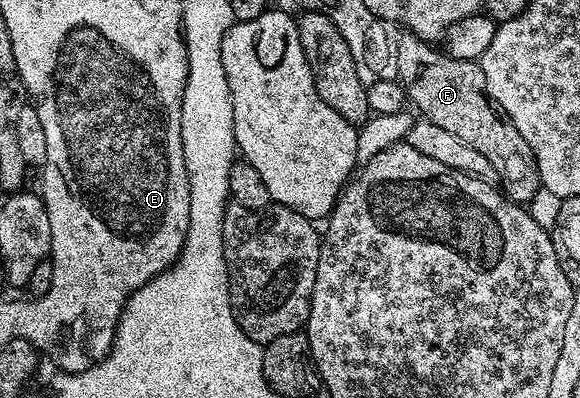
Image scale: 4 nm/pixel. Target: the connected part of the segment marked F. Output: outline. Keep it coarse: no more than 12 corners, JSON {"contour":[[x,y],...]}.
{"contour":[[399,33],[396,81],[421,117],[488,156],[502,193],[542,181],[478,62]]}

